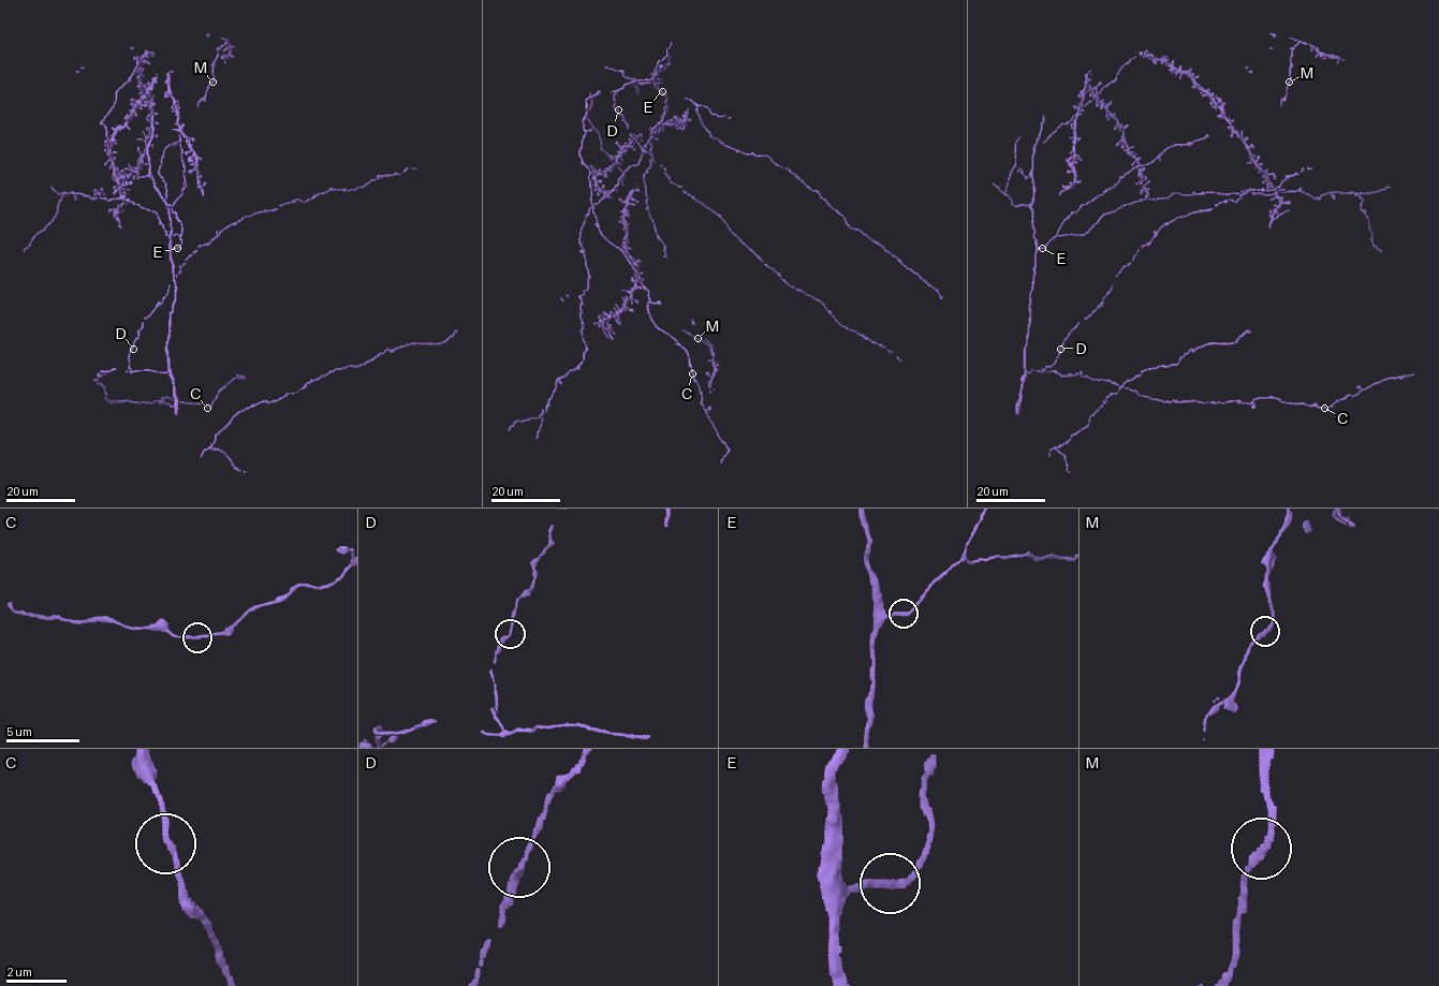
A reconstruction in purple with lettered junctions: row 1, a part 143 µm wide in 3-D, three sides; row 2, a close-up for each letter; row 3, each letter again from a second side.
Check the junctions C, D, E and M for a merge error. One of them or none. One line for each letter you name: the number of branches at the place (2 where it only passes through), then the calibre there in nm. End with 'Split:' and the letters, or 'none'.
Split: none

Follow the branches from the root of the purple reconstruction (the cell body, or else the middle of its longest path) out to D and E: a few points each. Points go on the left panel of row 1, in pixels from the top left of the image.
D: (174, 281), (176, 295), (167, 344), (167, 372), (131, 371), (129, 356), (133, 349)
E: (174, 281), (171, 251), (176, 248)

